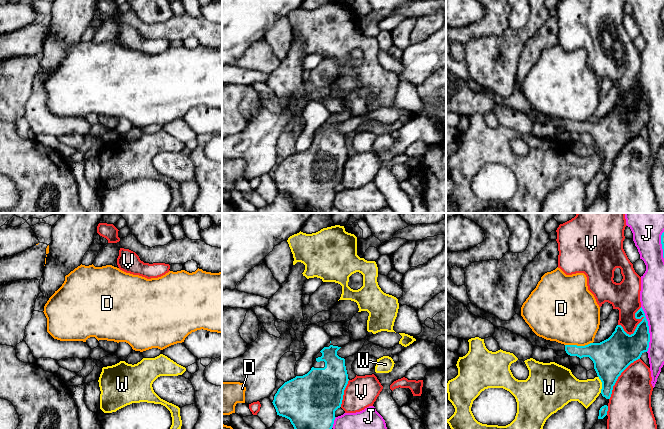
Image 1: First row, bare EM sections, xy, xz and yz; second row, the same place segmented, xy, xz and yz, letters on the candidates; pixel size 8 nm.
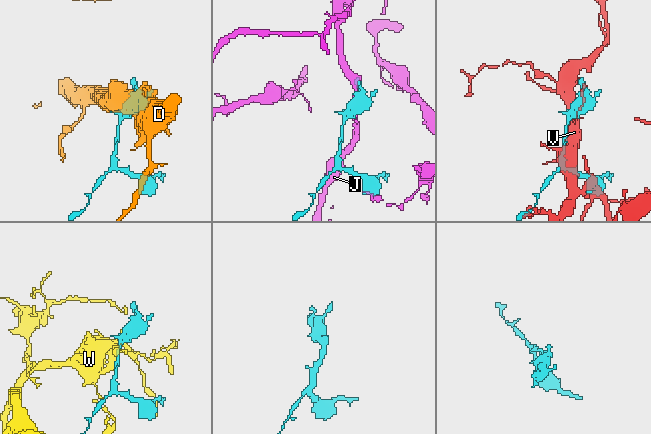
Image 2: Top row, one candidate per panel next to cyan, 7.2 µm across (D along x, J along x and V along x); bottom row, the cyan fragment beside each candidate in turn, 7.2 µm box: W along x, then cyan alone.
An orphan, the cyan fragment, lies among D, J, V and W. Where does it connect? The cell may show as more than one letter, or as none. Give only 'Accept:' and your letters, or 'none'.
Accept: none

